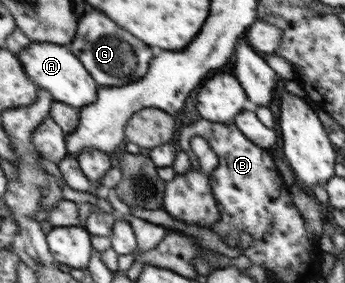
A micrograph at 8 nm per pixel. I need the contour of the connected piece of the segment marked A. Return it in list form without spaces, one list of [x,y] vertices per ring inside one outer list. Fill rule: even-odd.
[[[31,41],[16,55],[20,55],[21,63],[24,64],[25,71],[28,72],[32,82],[47,90],[54,100],[72,105],[75,109],[81,109],[97,99],[100,84],[68,46]]]

